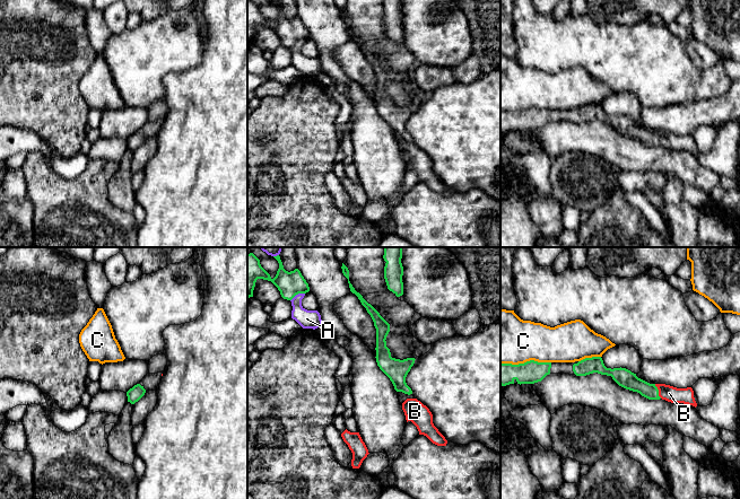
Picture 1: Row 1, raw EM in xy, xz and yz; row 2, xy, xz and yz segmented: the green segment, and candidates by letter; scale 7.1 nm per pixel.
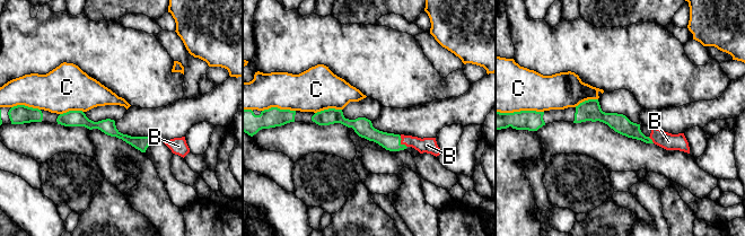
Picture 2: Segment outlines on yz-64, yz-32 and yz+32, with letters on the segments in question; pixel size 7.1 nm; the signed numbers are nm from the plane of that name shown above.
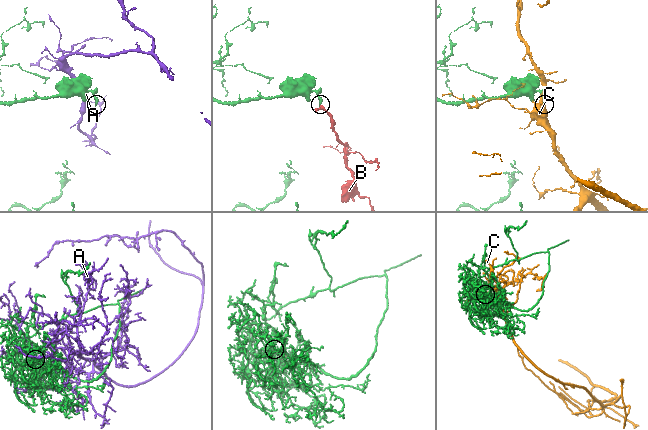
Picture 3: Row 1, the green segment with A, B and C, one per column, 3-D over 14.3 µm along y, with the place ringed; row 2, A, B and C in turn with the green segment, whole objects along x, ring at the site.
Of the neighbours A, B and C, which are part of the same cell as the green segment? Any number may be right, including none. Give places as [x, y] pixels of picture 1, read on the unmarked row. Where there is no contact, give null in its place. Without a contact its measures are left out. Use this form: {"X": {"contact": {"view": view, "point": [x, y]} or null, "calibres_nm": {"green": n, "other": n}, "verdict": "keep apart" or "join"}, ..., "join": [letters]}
{"A": {"contact": {"view": "xz", "point": [297, 41]}, "calibres_nm": {"green": 180, "other": 130}, "verdict": "keep apart"}, "B": {"contact": {"view": "yz", "point": [658, 138]}, "calibres_nm": {"green": 130, "other": 110}, "verdict": "join"}, "C": {"contact": {"view": "yz", "point": [527, 108]}, "calibres_nm": {"green": 160, "other": 380}, "verdict": "keep apart"}, "join": ["B"]}

